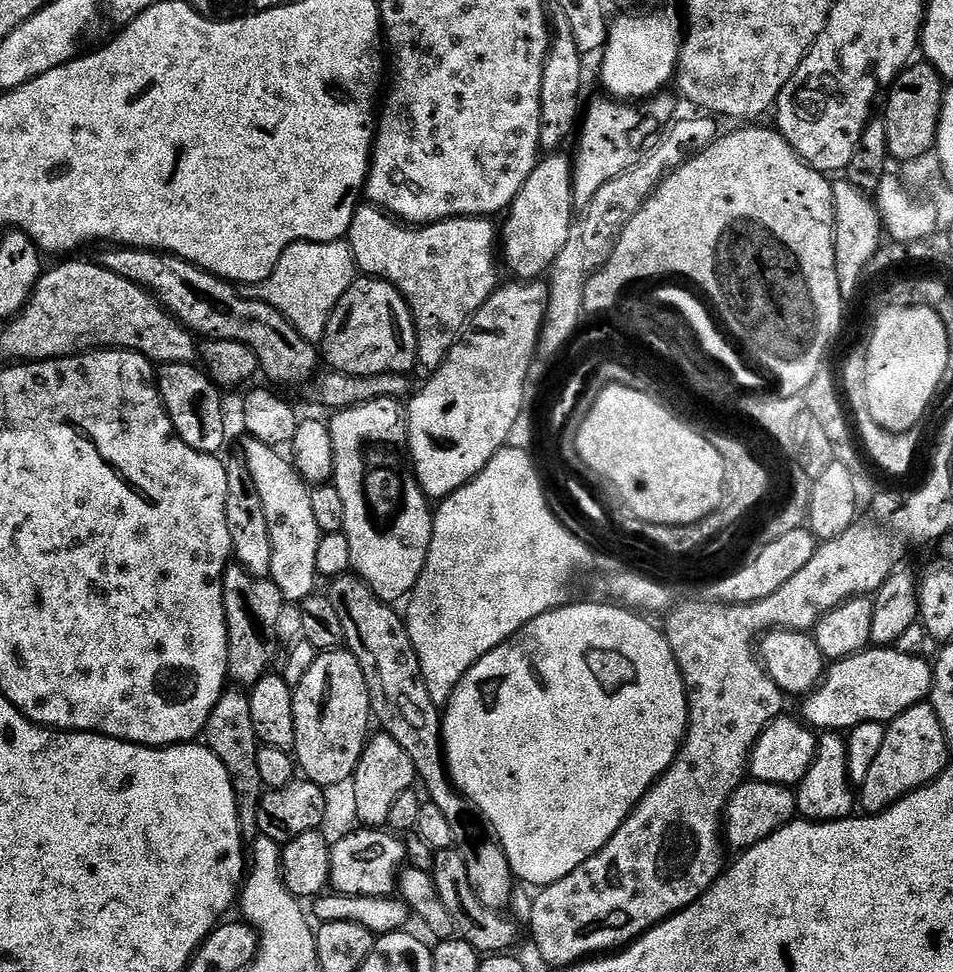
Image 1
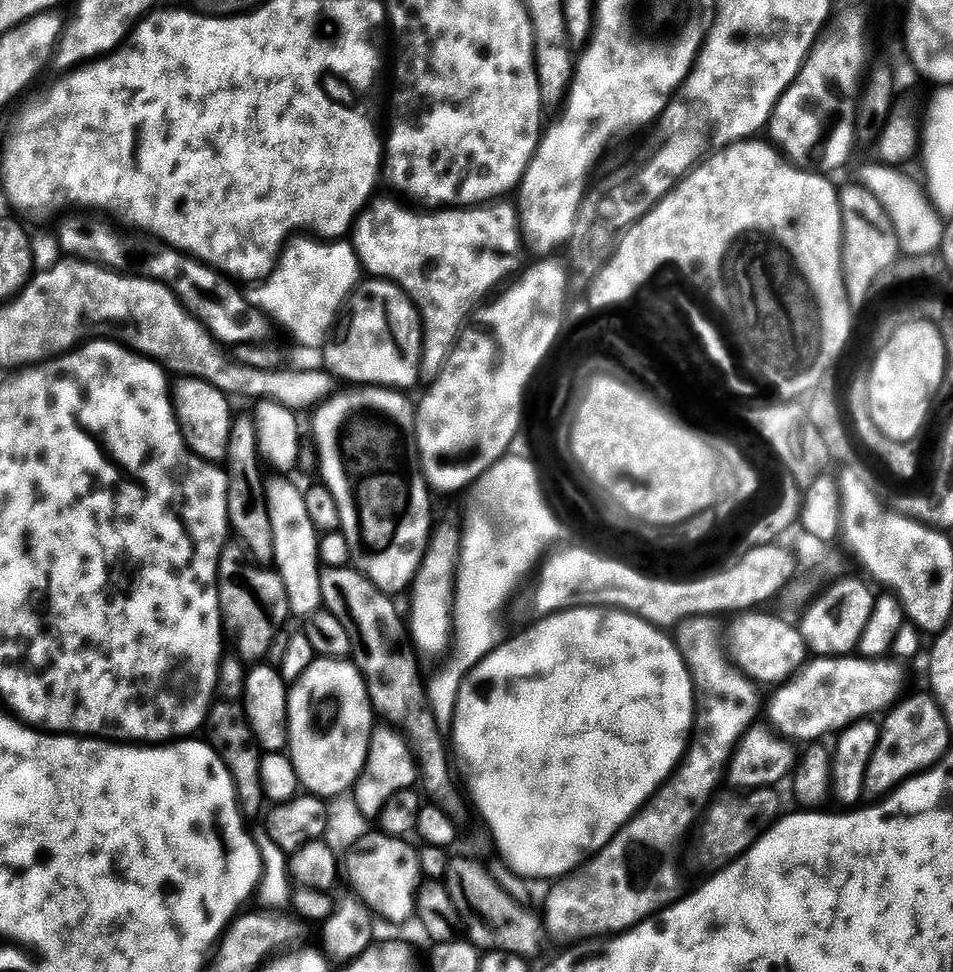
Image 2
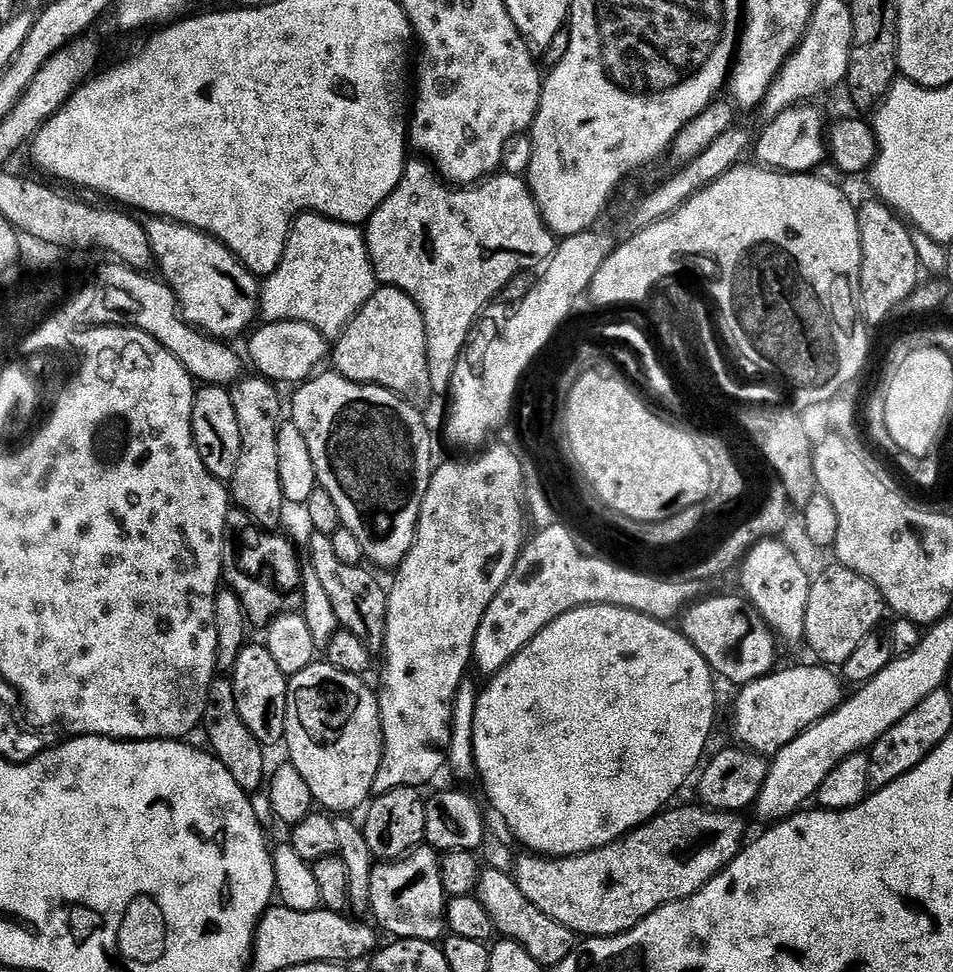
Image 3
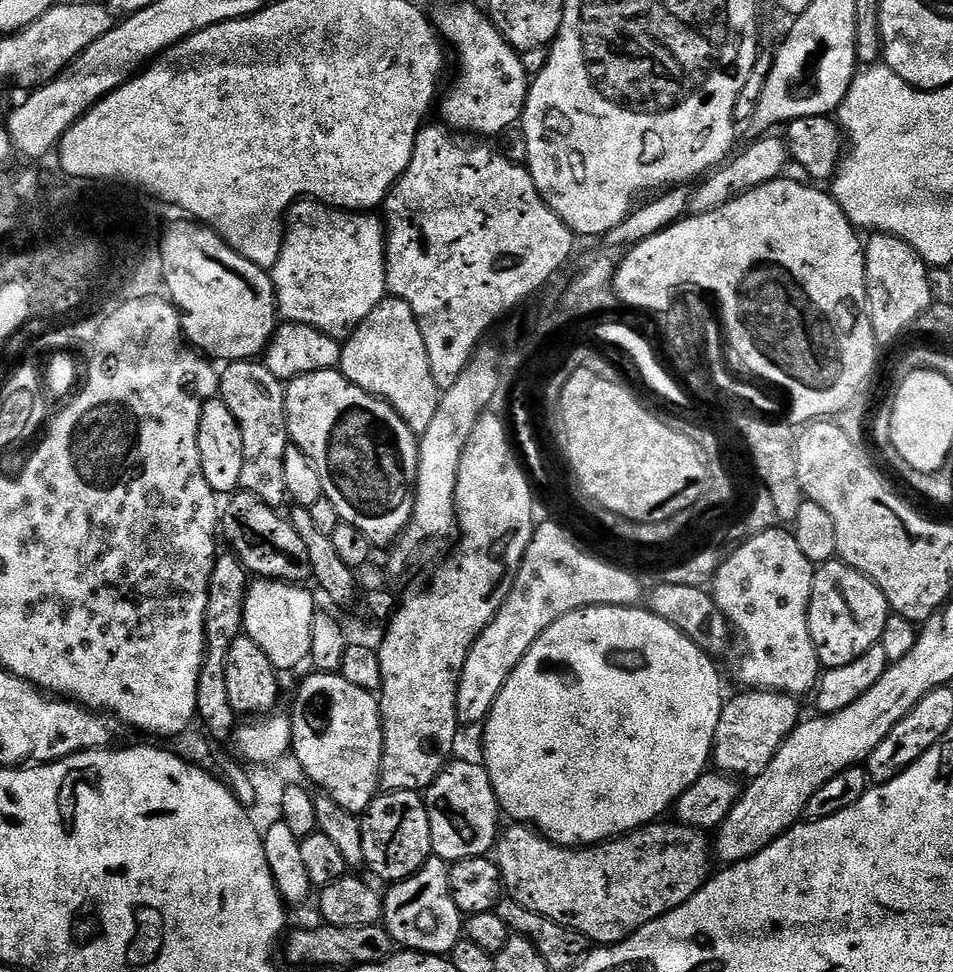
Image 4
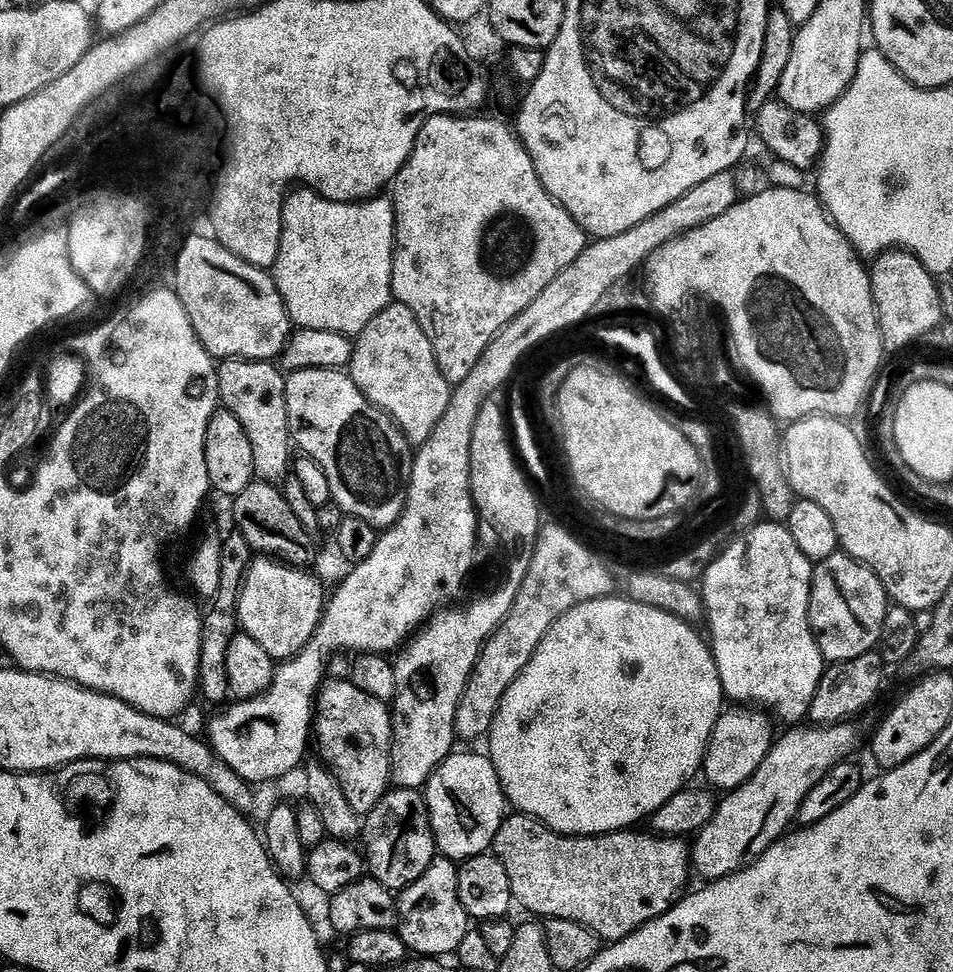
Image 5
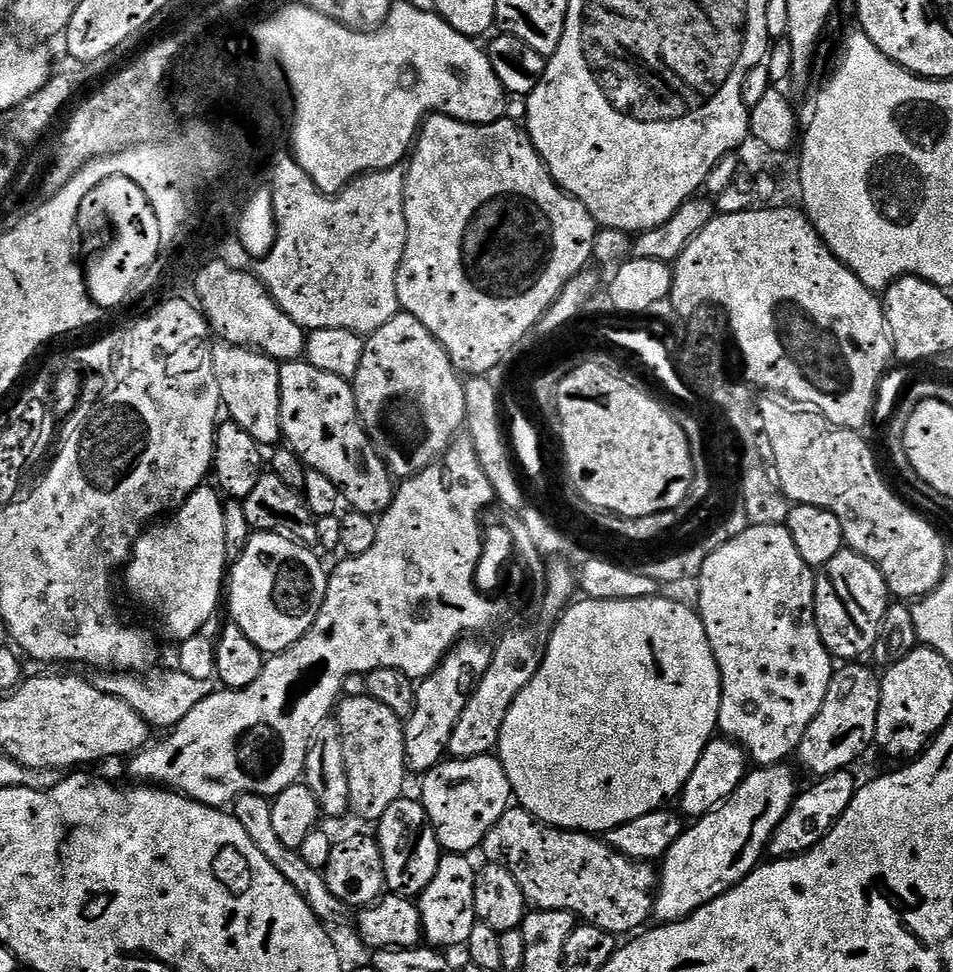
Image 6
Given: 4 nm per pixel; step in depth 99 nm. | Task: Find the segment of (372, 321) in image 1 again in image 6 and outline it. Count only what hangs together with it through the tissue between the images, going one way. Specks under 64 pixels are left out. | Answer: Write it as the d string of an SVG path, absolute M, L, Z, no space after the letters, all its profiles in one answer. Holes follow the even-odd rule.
M397 312L394 318L390 318L390 322L386 322L386 326L365 339L361 365L358 366L354 379L356 408L360 411L365 428L385 428L390 435L397 436L404 443L408 452L383 453L385 464L397 477L407 478L437 463L453 440L461 435L468 419L464 388L465 381L461 373L456 371L444 347L436 341L434 334L430 334L430 330L426 330L426 326L422 326L422 322L418 322L418 318L414 318L409 312Z

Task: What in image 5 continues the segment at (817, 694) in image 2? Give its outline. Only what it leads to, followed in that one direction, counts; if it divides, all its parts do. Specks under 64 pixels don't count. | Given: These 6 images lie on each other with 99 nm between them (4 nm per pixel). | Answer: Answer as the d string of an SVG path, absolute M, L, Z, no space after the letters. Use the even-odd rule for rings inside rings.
M725 710L720 713L718 722L712 731L708 749L704 755L702 776L705 776L716 788L721 788L721 793L733 792L747 781L762 766L774 743L772 726L758 710Z

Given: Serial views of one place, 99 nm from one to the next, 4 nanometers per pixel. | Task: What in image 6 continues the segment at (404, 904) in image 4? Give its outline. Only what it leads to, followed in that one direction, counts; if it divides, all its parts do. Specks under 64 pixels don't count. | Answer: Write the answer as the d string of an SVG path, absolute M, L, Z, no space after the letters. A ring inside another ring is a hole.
M444 854L440 857L440 865L434 880L426 886L418 897L420 910L420 930L423 939L429 945L440 950L449 950L467 945L470 930L478 923L474 910L474 886L476 885L477 869L467 855Z

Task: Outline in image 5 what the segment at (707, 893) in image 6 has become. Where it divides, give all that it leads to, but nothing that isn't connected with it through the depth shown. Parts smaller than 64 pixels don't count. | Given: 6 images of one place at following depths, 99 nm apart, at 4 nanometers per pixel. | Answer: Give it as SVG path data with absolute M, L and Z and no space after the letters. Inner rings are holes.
M796 726L788 730L781 740L779 737L773 743L768 756L762 762L762 766L758 766L752 779L747 780L742 787L727 793L723 797L724 801L720 800L715 805L715 812L708 824L695 834L696 845L693 843L690 848L690 864L695 875L697 872L701 876L701 881L721 880L741 872L752 863L755 857L762 855L768 847L776 843L793 827L792 820L794 824L799 817L800 807L806 794L810 794L810 790L814 790L814 786L818 786L818 782L826 778L831 768L845 763L851 757L848 755L852 752L852 744L848 741L846 729L847 727L844 726L808 726L808 729L804 729L804 726Z

